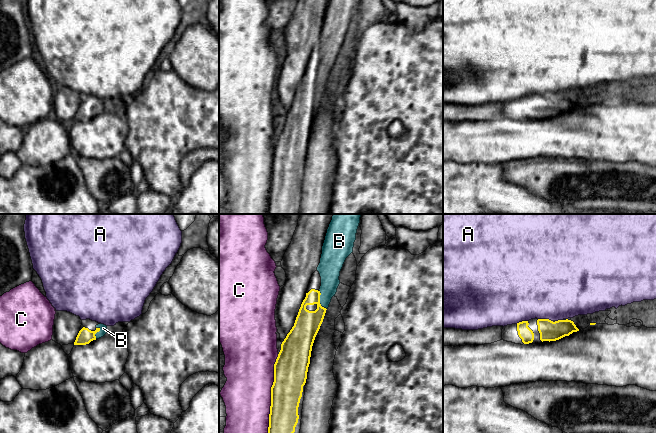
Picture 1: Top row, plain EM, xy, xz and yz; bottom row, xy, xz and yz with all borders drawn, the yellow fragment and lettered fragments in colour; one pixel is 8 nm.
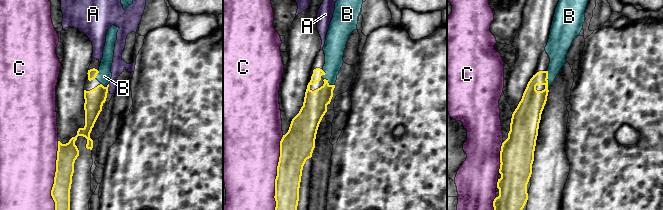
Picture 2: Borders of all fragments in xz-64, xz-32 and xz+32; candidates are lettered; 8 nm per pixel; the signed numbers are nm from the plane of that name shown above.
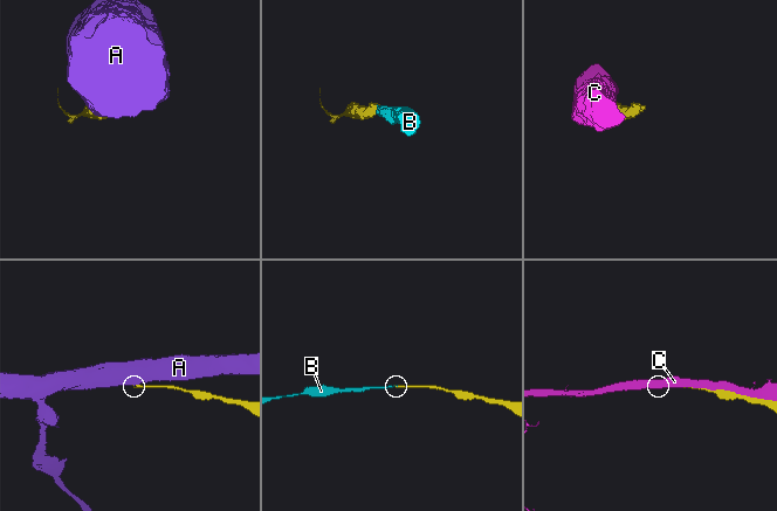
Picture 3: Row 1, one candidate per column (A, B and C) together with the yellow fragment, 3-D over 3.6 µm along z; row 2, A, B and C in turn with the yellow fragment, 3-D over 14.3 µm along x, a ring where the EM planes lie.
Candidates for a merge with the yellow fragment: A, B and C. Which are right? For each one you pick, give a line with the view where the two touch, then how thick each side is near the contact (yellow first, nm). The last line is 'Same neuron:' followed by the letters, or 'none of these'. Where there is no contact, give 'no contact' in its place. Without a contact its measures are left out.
B: xz | 200/170 nm
Same neuron: B

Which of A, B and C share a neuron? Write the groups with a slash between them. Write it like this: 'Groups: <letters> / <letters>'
Groups: A / B / C

